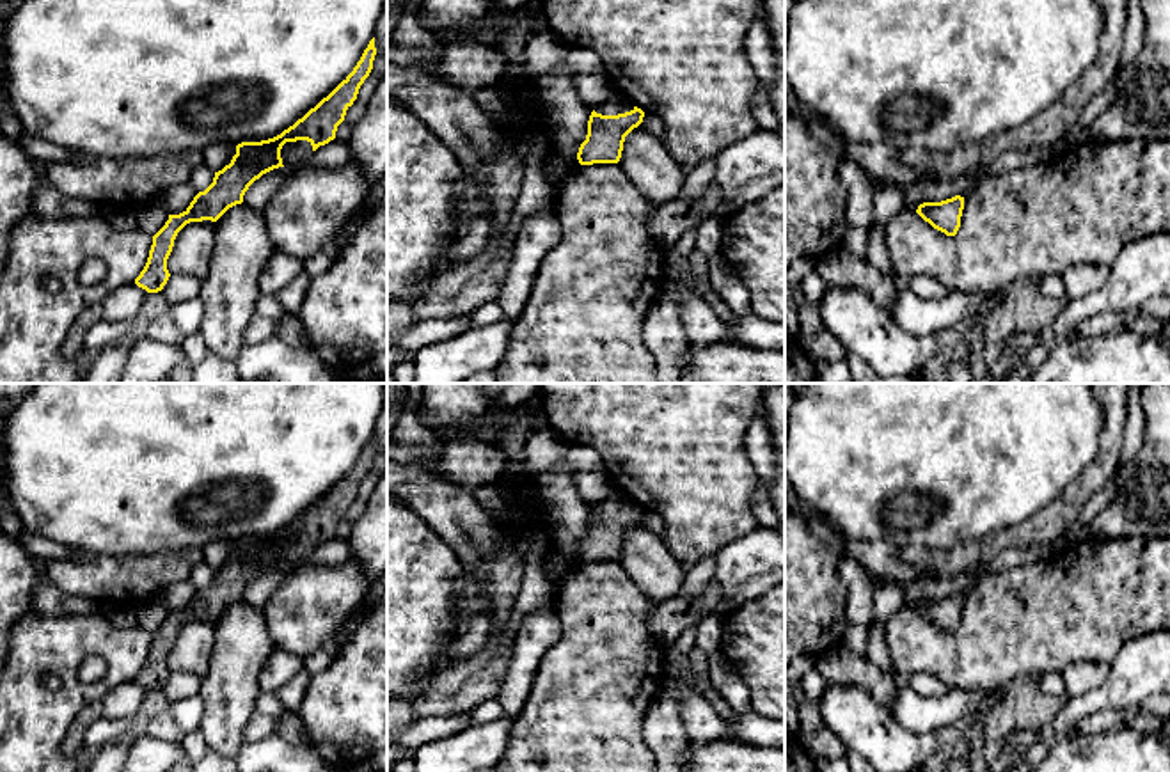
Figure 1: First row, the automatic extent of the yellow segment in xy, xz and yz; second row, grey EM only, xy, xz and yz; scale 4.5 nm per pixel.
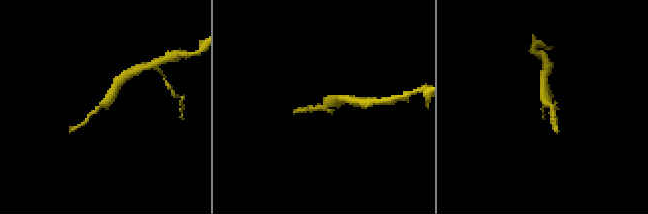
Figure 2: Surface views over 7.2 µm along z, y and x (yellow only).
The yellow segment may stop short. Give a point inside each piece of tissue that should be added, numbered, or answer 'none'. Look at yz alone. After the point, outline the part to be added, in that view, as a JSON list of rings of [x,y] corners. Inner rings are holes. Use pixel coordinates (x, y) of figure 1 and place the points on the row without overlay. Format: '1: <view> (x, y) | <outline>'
none

